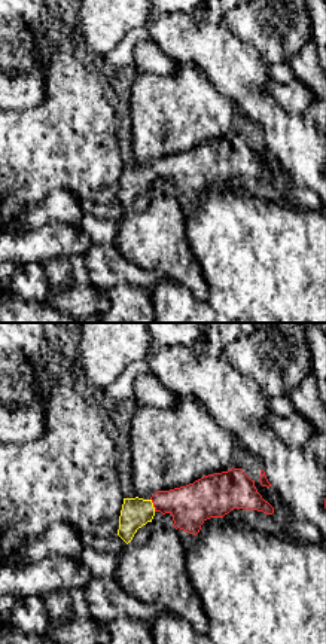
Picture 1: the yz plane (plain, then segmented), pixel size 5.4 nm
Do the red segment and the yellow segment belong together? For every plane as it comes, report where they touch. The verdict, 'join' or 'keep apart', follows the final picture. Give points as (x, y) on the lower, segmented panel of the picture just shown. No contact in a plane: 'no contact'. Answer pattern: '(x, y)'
(154, 504)

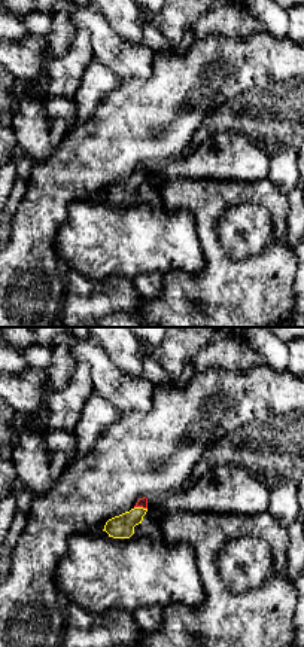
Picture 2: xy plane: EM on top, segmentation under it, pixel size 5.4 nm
(140, 506)

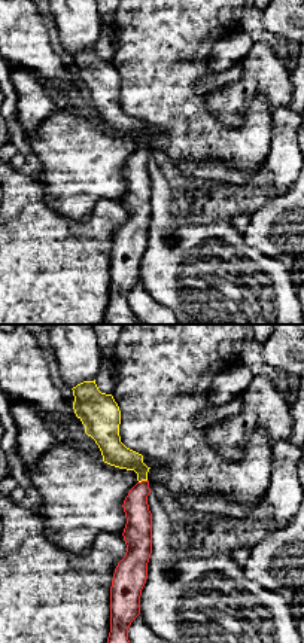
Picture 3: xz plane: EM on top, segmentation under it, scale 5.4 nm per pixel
(142, 481)

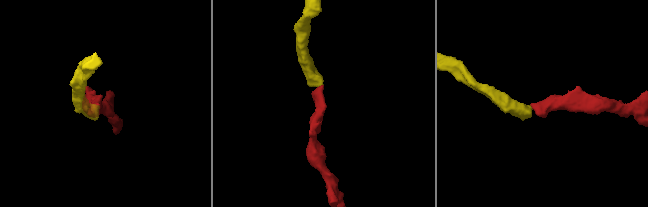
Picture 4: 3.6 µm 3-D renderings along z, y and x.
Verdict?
join

